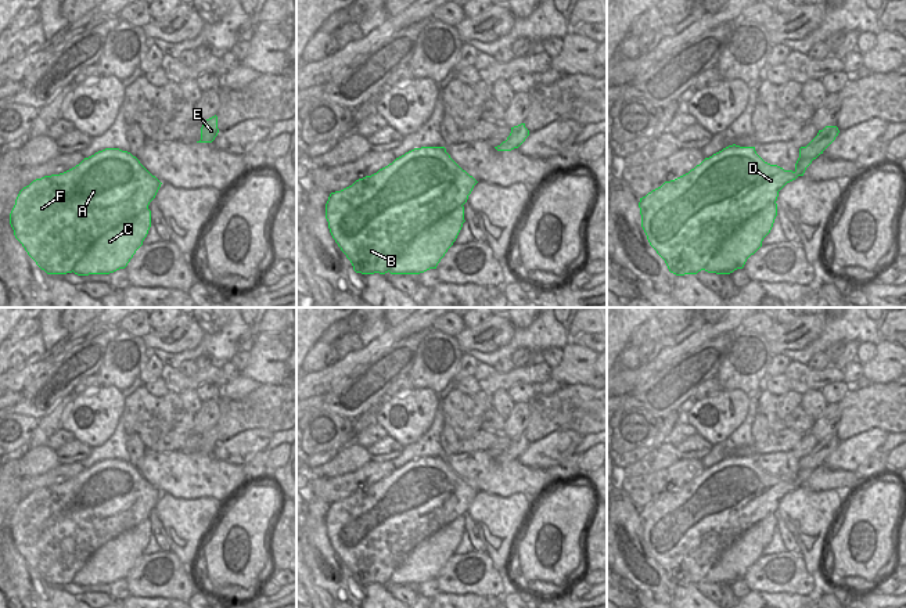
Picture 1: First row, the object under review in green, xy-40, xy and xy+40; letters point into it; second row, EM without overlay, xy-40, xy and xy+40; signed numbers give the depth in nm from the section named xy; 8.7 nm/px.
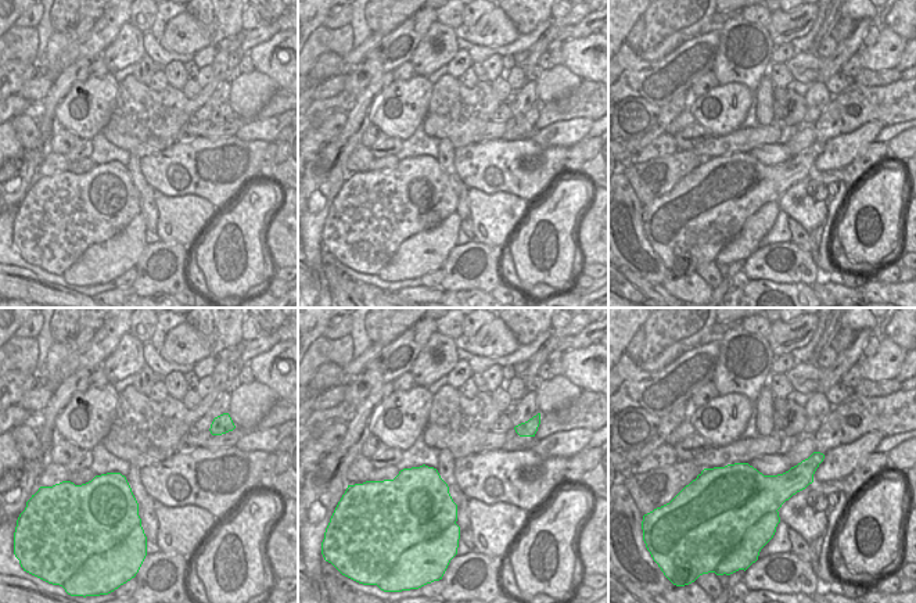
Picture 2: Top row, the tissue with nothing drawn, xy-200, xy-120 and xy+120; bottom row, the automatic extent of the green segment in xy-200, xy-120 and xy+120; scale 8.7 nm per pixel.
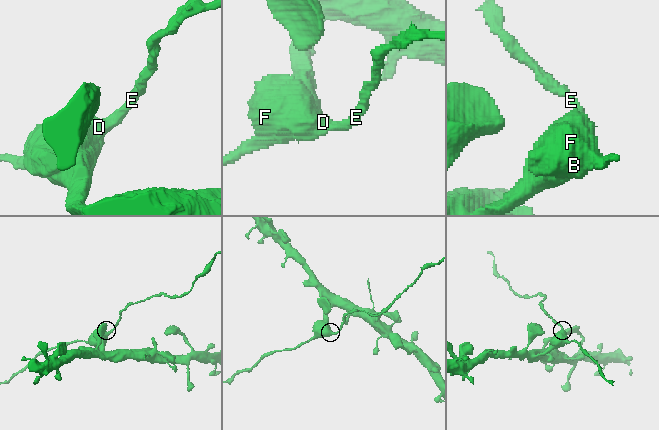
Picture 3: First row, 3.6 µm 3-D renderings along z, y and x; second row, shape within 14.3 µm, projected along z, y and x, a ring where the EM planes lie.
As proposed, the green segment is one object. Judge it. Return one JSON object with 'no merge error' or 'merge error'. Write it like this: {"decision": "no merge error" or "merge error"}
{"decision": "merge error"}

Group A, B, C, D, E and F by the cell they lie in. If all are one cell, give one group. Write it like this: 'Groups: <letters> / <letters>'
Groups: A B D E F / C.

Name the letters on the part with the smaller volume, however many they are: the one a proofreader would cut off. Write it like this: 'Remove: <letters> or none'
Remove: A, B, D, E, F

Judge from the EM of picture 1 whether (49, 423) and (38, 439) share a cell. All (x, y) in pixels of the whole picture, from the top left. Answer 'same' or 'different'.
same

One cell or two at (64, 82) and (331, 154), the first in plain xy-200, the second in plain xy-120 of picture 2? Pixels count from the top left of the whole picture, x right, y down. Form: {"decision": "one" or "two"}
{"decision": "one"}

